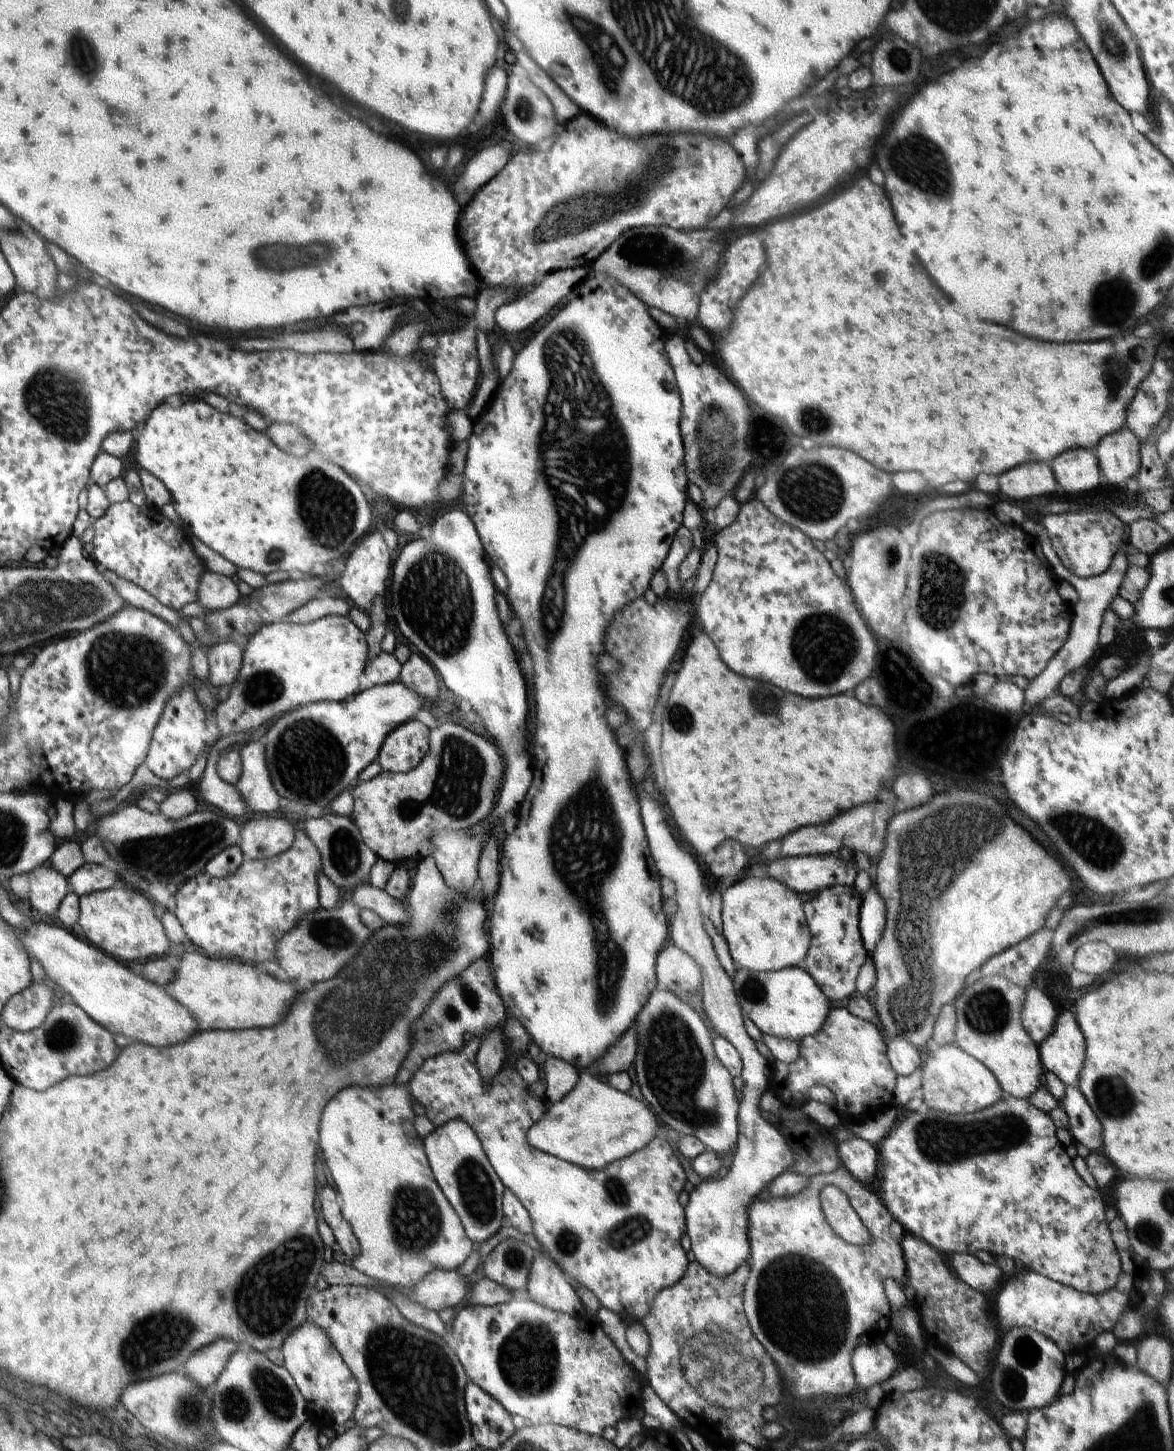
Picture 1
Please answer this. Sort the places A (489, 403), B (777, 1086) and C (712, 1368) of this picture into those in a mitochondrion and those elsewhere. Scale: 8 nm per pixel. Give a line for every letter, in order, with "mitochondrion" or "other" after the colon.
A: other
B: other
C: mitochondrion

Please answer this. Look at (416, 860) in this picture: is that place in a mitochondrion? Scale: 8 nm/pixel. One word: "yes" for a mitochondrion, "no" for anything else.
no

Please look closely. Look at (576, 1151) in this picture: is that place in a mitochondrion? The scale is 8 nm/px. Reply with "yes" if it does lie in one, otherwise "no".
no

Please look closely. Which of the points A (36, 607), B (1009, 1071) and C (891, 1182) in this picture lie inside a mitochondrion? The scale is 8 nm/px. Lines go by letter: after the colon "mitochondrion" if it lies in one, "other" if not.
A: mitochondrion
B: other
C: other

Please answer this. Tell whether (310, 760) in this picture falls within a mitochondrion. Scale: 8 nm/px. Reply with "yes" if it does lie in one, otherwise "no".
yes

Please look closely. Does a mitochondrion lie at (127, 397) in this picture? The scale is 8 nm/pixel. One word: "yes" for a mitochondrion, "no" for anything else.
no

